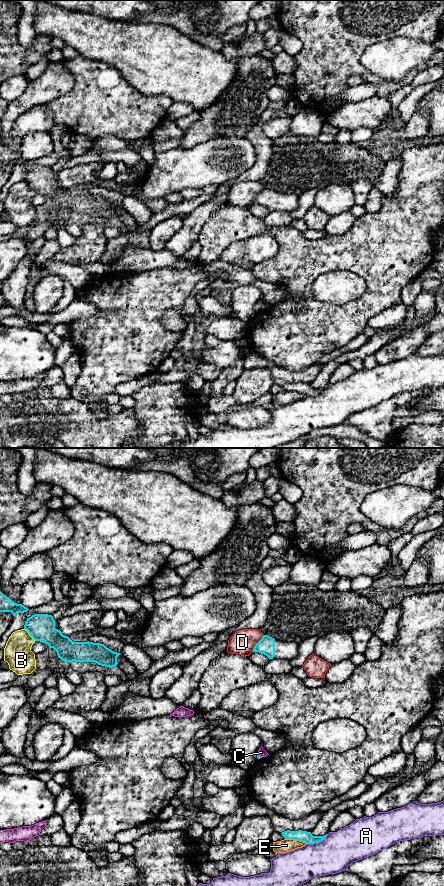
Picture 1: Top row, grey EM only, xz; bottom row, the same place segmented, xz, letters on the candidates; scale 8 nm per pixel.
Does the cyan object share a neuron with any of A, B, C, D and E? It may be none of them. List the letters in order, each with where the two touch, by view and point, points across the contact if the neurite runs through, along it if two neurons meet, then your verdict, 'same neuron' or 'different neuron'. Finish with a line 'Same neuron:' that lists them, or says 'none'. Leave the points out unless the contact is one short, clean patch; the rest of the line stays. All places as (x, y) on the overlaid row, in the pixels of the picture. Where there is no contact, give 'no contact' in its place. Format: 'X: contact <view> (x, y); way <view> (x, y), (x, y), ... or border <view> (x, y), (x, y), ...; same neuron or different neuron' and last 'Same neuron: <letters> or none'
A: contact xz (317, 842); different neuron
B: contact xz (29, 633); different neuron
C: contact xz (259, 756); border xz (257, 755), (261, 757); different neuron
D: contact xz (257, 643); different neuron
E: contact xz (296, 839); different neuron
Same neuron: none

